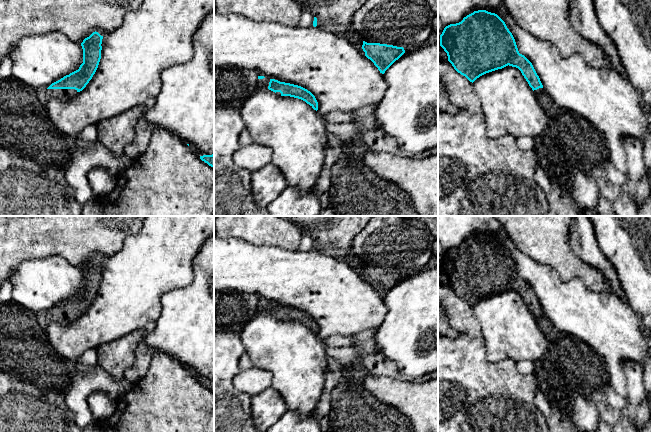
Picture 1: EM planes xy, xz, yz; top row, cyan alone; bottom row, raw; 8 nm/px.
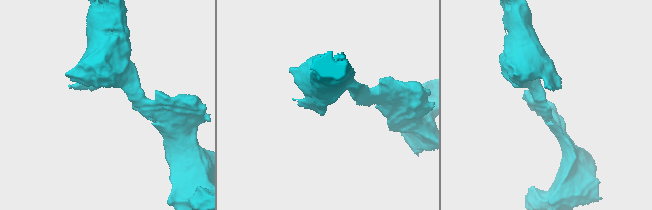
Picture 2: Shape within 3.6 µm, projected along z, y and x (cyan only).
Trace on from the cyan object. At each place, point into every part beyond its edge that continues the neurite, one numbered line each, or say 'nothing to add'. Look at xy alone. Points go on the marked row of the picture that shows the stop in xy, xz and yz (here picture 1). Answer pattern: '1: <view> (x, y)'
1: xy (44, 95)

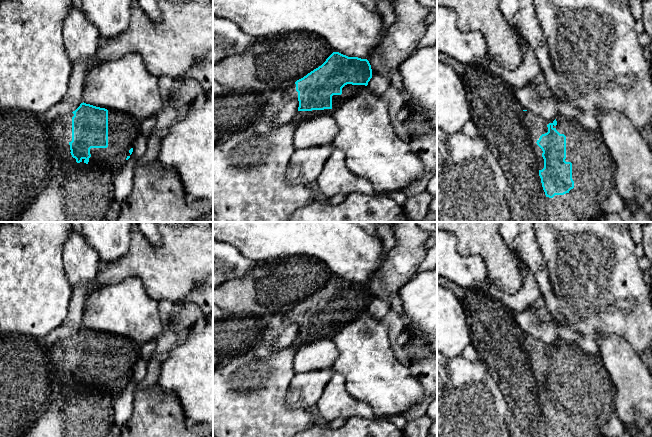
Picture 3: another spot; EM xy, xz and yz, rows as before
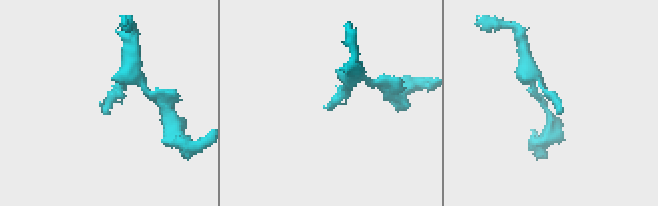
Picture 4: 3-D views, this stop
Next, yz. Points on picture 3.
1: yz (536, 126)
2: yz (593, 168)

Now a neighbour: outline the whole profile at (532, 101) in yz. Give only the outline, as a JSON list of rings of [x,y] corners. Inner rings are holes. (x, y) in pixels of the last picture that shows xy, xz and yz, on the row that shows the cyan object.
[[[533,85],[515,90],[515,94],[524,110],[547,120],[555,120],[559,115],[555,102],[536,92]]]

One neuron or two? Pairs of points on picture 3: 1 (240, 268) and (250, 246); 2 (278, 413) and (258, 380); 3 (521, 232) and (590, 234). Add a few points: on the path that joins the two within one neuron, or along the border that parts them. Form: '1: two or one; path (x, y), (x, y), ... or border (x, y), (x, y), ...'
1: two; border (226, 243), (234, 246), (248, 258), (268, 259)
2: one; path (270, 405), (258, 393), (258, 388)
3: two; border (534, 232), (537, 245), (542, 254)

